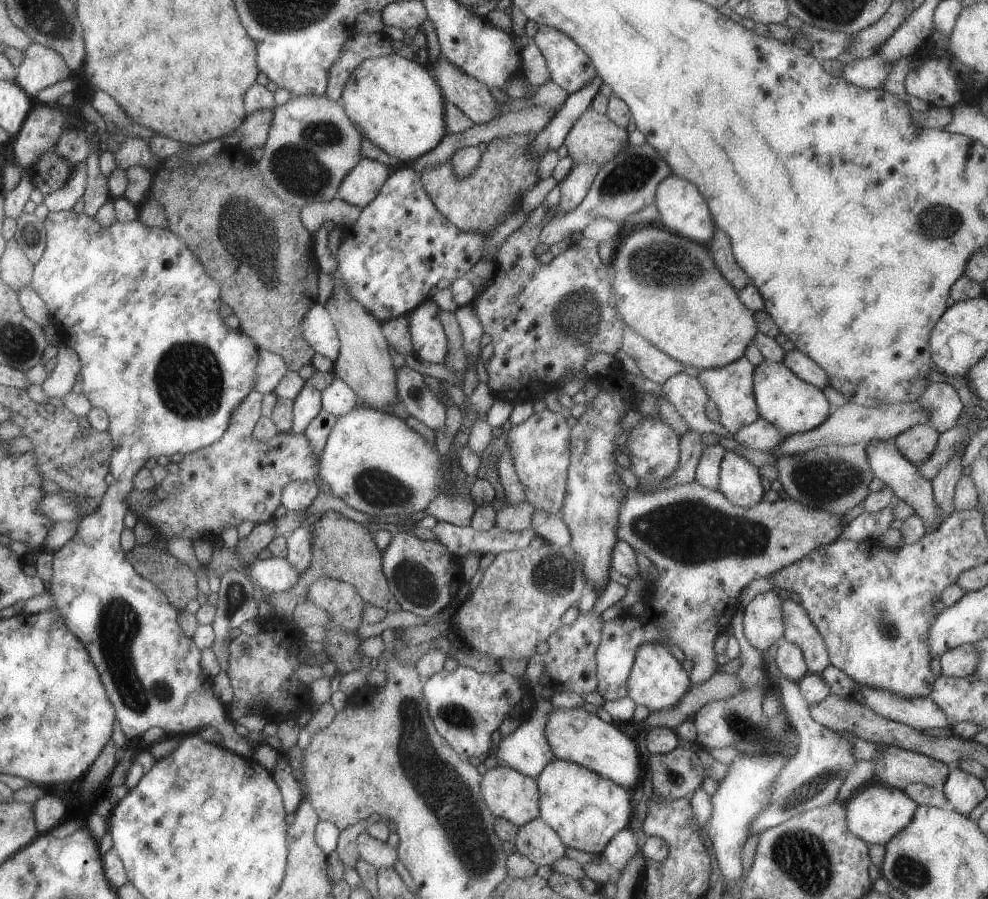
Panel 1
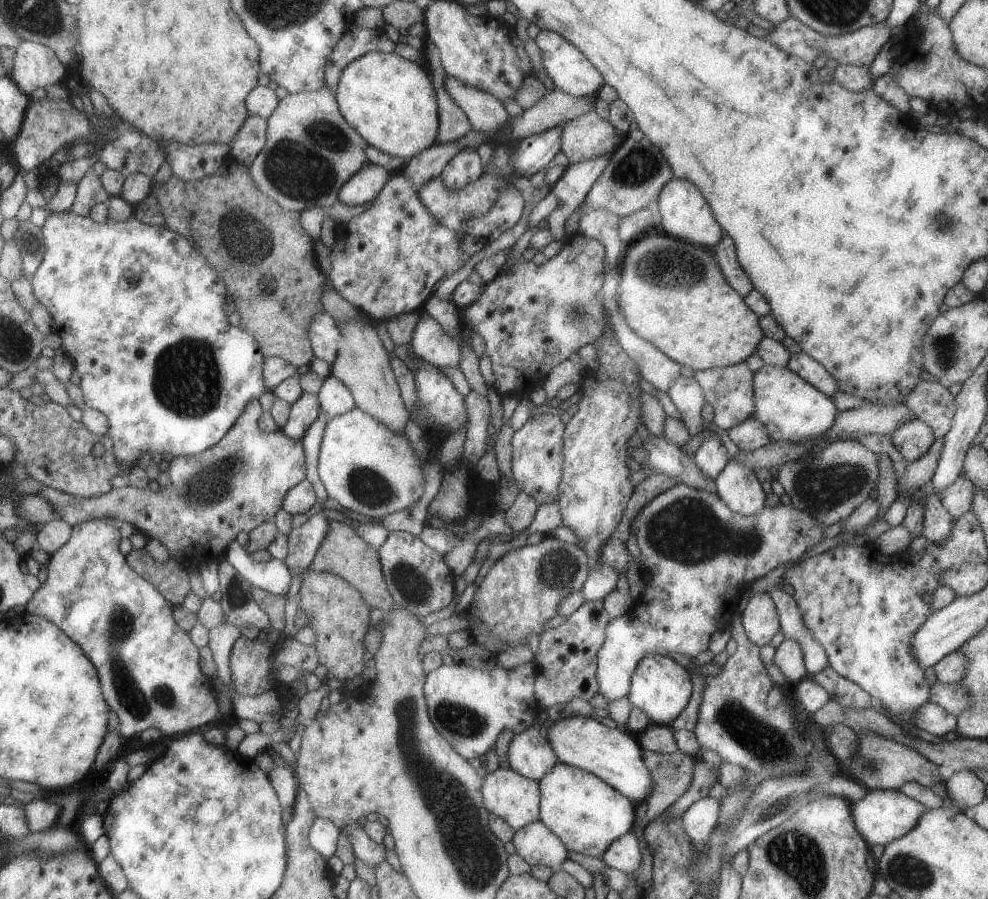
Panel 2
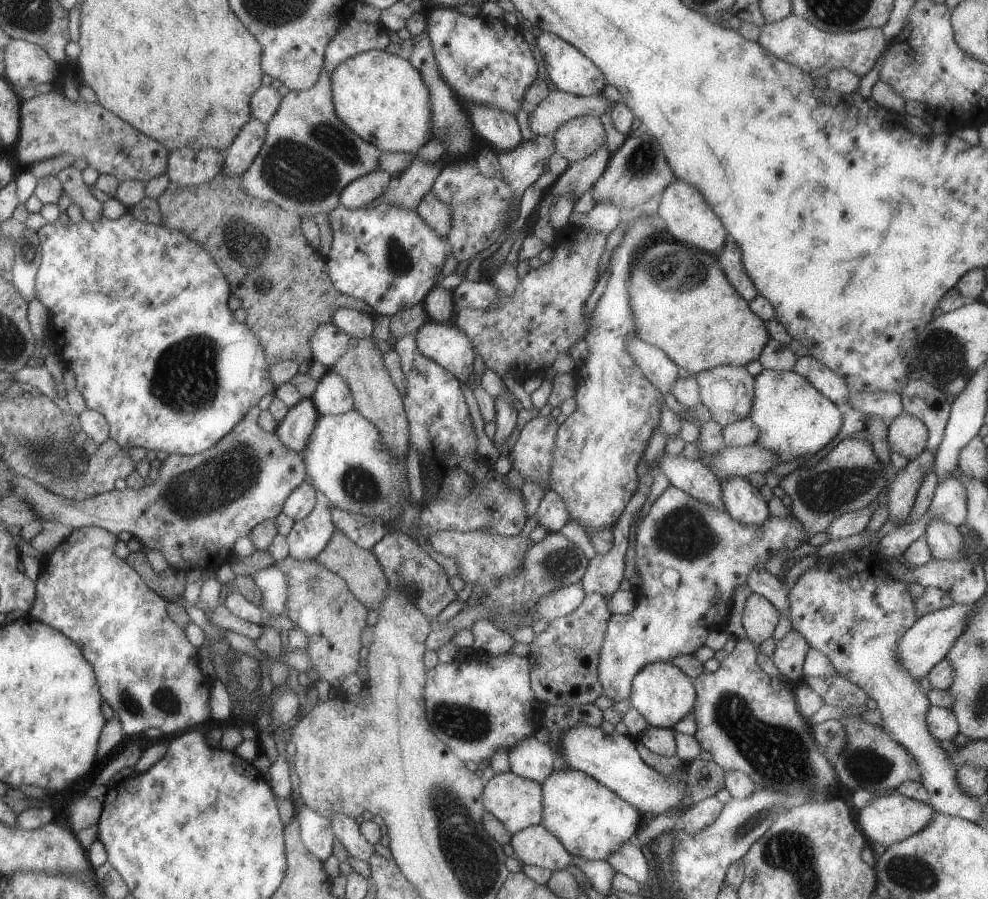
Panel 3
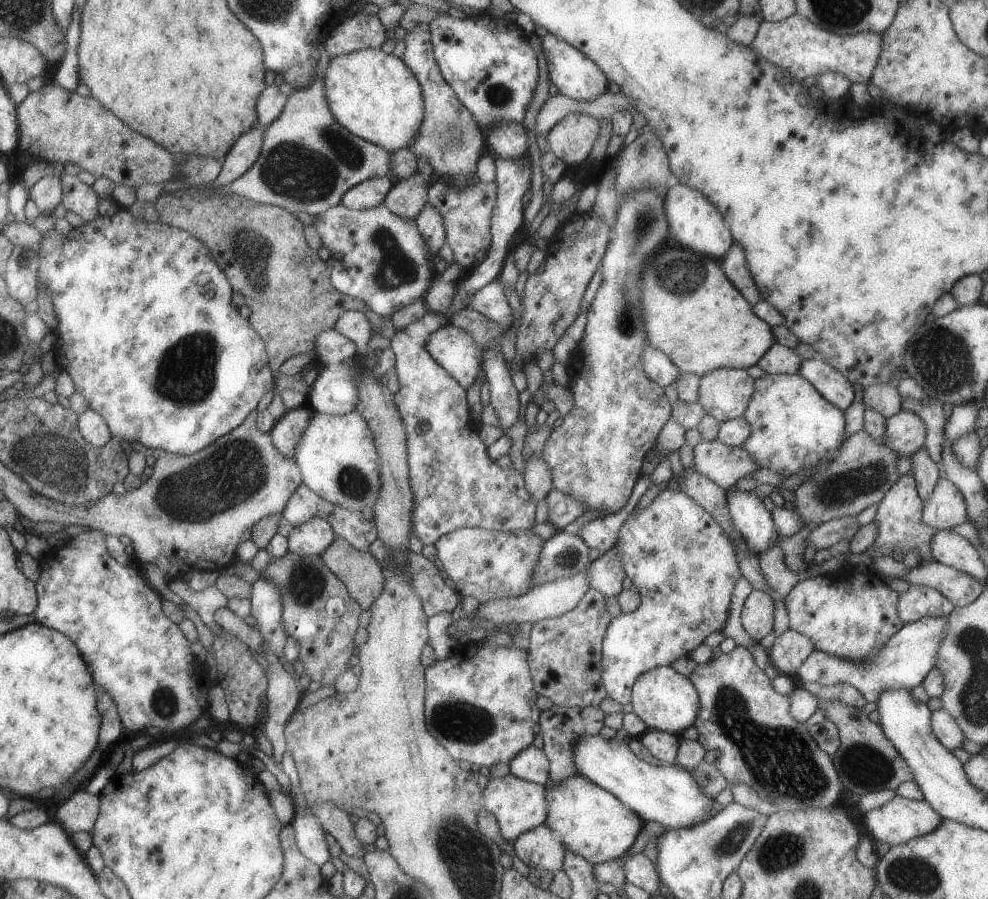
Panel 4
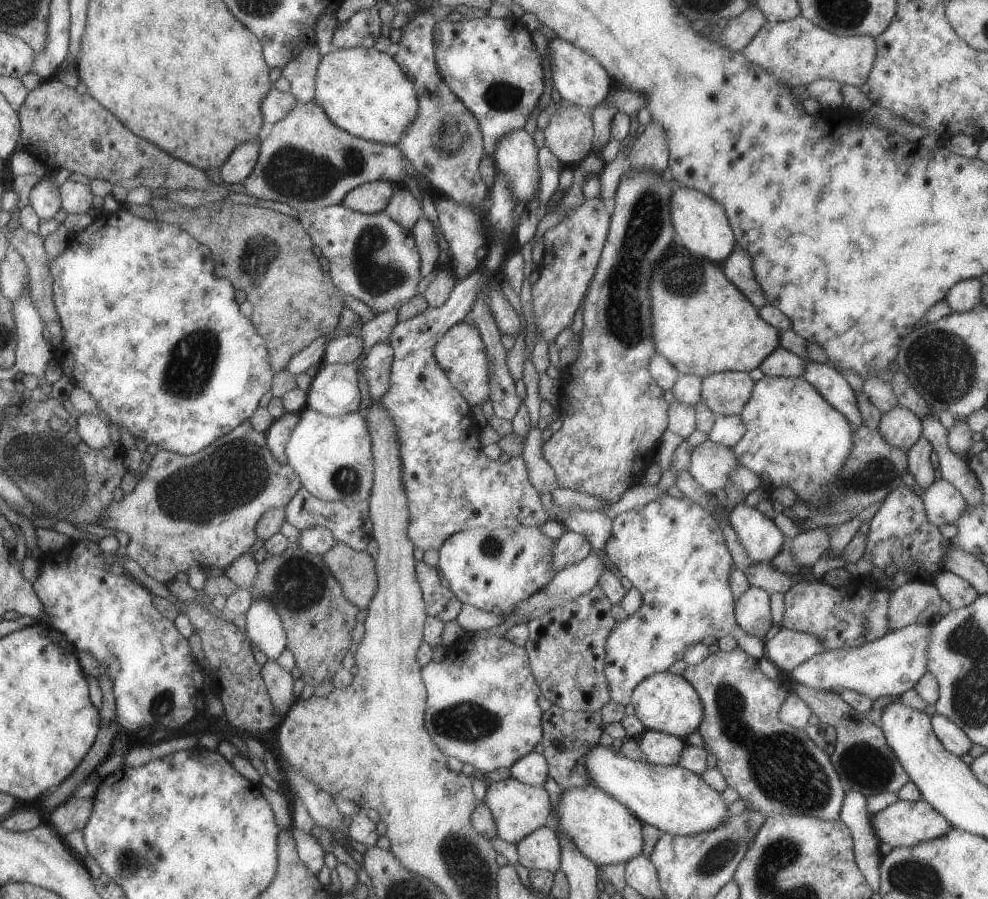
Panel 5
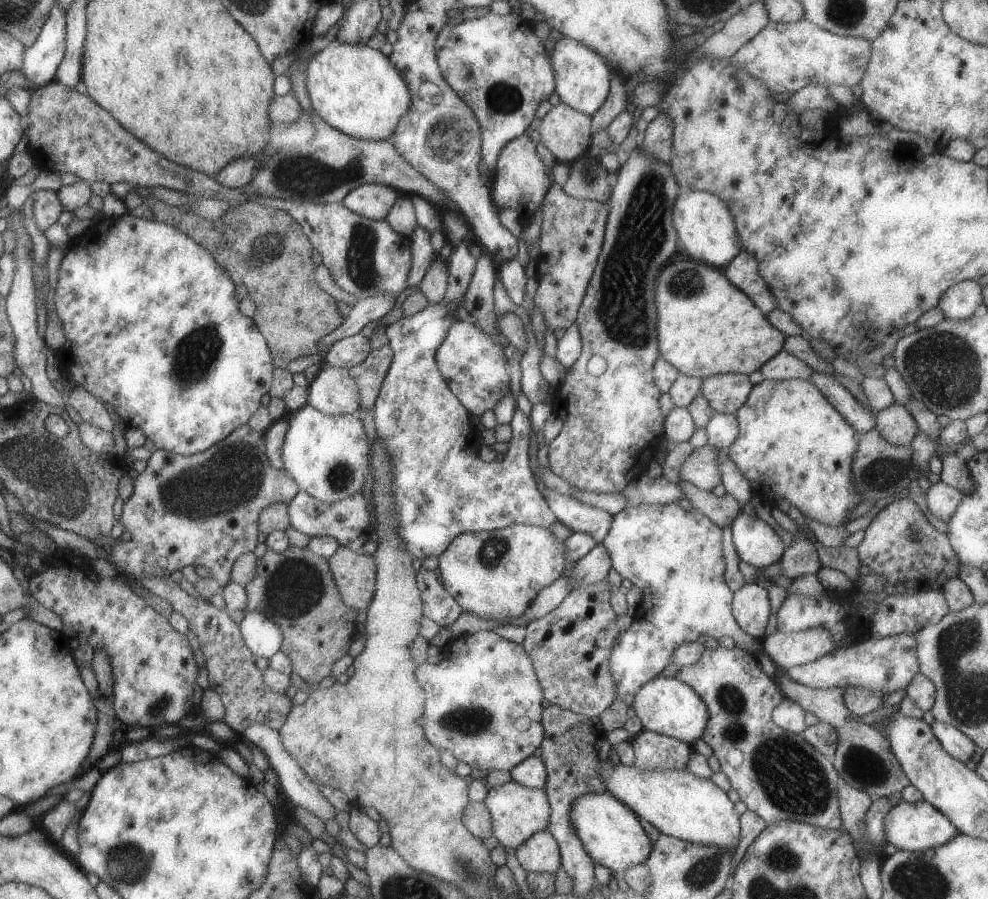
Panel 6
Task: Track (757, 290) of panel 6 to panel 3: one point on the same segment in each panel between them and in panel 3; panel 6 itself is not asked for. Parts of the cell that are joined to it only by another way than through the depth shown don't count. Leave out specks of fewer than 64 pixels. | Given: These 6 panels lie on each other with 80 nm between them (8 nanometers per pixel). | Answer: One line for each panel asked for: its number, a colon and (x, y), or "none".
3: (729, 257)
4: (732, 263)
5: (737, 267)

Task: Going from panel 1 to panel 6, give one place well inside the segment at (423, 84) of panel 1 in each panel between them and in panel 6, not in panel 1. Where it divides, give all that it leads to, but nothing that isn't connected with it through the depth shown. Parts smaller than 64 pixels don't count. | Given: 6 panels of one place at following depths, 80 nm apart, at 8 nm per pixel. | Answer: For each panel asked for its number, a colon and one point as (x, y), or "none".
2: (390, 102)
3: (380, 97)
4: (372, 94)
5: (362, 91)
6: (354, 89)

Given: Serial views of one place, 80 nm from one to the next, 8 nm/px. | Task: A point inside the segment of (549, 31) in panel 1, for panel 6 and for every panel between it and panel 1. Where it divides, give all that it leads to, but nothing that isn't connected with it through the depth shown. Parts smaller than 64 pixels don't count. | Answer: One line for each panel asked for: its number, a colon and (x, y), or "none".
2: (570, 72)
3: (572, 72)
4: (574, 75)
5: (581, 81)
6: (582, 78)

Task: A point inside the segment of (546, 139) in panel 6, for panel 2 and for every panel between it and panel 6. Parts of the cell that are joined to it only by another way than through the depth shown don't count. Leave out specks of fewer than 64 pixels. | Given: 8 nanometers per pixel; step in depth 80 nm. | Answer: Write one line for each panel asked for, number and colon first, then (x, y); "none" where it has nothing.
2: (588, 136)
3: (577, 138)
4: (571, 139)
5: (568, 135)

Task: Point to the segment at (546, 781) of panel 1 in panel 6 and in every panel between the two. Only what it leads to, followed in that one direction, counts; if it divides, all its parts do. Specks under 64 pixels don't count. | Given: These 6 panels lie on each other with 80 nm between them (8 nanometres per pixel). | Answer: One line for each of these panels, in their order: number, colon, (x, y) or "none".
2: (587, 814)
3: (589, 820)
4: (588, 820)
5: (606, 832)
6: (610, 834)

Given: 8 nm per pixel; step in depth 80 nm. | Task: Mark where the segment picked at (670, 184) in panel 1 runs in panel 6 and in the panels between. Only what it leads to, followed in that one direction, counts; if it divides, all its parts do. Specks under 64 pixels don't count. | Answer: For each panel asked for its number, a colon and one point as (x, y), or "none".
2: (684, 213)
3: (687, 218)
4: (693, 221)
5: (700, 225)
6: (703, 224)

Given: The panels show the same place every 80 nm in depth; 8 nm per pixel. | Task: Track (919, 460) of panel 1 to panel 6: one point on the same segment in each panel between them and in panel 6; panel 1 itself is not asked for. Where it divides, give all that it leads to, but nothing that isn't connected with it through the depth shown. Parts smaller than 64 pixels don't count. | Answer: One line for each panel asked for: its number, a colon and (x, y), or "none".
2: (912, 439)
3: (907, 435)
4: (905, 433)
5: (900, 428)
6: (894, 423)

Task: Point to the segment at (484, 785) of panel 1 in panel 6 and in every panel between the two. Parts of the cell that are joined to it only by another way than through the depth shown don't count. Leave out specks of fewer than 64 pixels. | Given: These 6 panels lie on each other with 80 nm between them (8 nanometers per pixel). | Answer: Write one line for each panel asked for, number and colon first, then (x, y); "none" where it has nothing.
2: (508, 795)
3: (516, 802)
4: (518, 805)
5: (517, 809)
6: (517, 812)

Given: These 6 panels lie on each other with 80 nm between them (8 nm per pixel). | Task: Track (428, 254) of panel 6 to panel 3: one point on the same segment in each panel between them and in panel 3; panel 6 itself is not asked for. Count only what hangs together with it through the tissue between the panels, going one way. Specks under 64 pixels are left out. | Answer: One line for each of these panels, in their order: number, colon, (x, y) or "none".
3: (432, 211)
4: (428, 221)
5: (423, 231)

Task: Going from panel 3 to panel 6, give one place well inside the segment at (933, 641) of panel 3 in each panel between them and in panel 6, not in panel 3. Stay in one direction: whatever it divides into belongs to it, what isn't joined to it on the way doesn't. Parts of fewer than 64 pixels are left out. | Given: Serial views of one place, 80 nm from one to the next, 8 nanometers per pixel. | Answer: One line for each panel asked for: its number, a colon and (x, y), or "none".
4: (903, 661)
5: (888, 666)
6: (884, 665)

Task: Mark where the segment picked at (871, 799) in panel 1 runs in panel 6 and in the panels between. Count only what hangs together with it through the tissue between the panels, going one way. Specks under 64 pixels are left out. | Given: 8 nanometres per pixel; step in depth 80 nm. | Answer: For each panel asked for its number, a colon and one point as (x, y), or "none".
2: (880, 816)
3: (889, 818)
4: (900, 819)
5: (902, 823)
6: (916, 827)

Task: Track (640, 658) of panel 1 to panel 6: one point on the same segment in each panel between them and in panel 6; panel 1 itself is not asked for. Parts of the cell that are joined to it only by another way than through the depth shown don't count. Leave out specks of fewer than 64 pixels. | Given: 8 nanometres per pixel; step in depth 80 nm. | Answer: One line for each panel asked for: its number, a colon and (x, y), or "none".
2: (660, 687)
3: (663, 694)
4: (665, 700)
5: (664, 702)
6: (666, 706)

